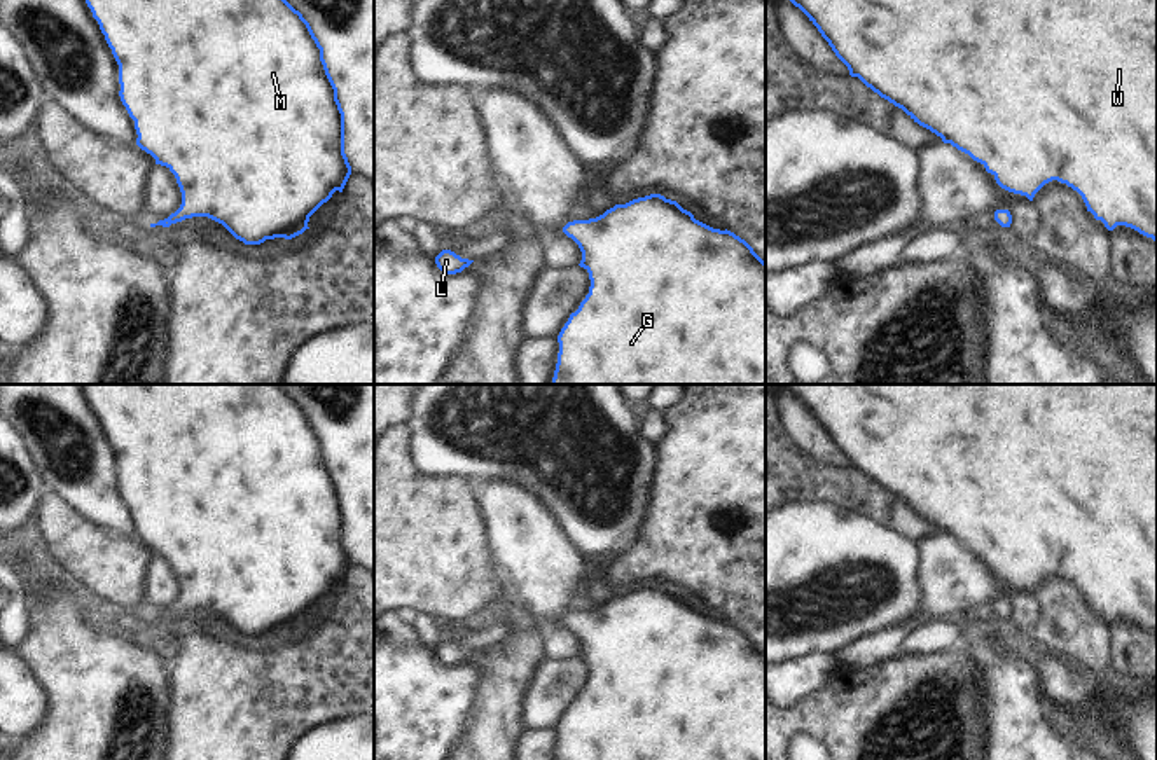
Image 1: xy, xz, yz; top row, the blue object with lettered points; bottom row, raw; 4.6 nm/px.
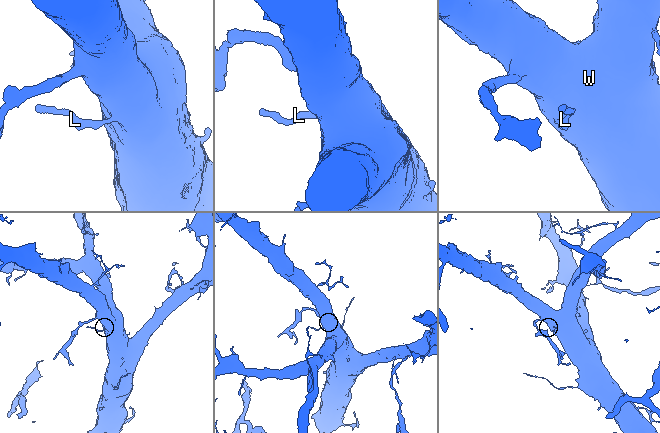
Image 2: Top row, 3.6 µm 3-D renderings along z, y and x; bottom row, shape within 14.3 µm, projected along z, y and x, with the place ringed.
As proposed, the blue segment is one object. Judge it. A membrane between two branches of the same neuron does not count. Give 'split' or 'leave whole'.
leave whole

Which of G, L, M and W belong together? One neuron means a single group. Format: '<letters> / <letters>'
G L M W

